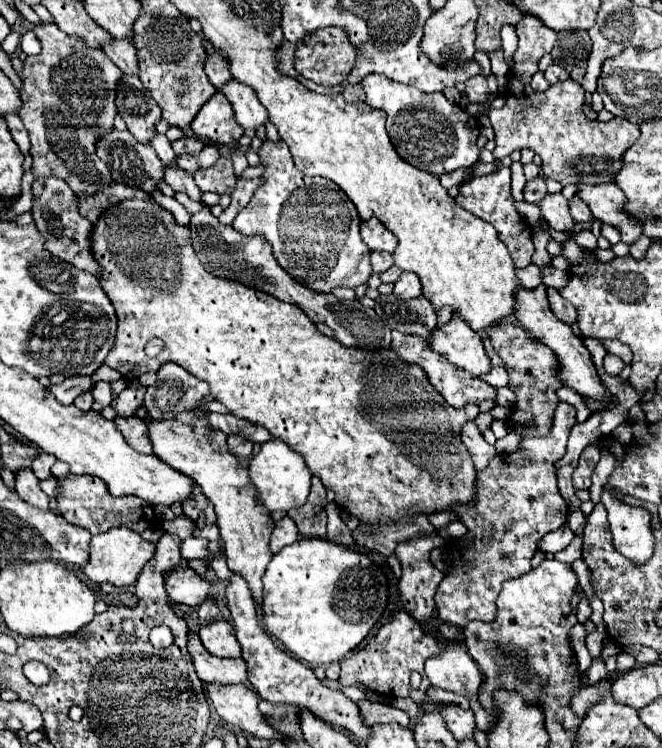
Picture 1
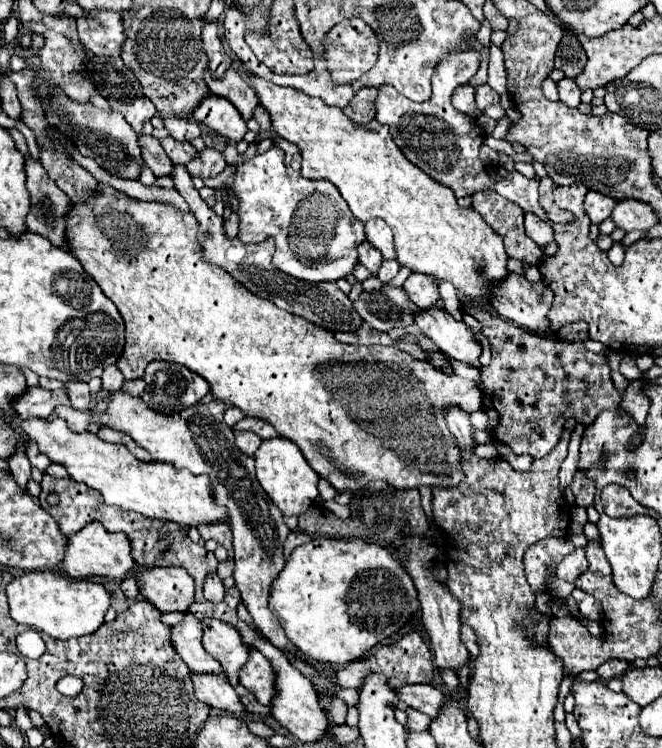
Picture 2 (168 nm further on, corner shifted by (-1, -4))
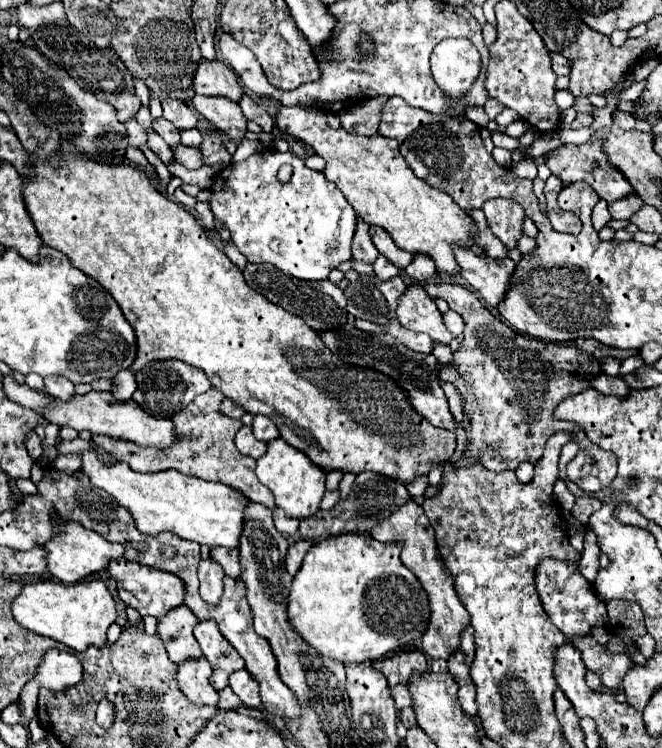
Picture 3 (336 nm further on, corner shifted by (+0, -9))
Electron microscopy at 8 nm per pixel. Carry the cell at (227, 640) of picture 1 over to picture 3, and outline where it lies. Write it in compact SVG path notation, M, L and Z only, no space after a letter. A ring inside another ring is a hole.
M212 620L198 622L198 626L194 628L194 636L196 636L196 640L198 640L200 648L202 648L204 658L212 666L210 684L216 690L226 688L228 686L228 676L232 672L236 672L236 670L242 670L244 660L240 658L240 654L236 654L236 650L220 634L216 622L212 622Z

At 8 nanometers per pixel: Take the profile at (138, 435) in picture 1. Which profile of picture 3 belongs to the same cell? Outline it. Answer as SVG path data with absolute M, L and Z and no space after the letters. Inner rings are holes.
M210 388L208 392L200 394L184 412L174 414L172 422L176 424L176 442L168 448L156 448L156 446L136 446L128 440L118 440L110 436L92 436L92 440L108 450L114 458L120 462L126 462L136 472L162 472L162 470L178 470L182 474L190 474L202 480L214 480L228 484L236 490L240 490L248 500L258 502L274 510L274 496L268 488L260 484L256 478L256 460L248 458L238 452L234 446L234 434L242 428L240 420L226 418L220 414L220 402L224 400L224 394L216 388Z

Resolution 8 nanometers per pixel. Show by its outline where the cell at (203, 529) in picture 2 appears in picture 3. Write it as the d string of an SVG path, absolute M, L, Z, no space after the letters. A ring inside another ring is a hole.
M216 548L216 550L210 550L210 556L224 568L226 576L230 576L230 578L240 576L240 554L238 554L238 550Z

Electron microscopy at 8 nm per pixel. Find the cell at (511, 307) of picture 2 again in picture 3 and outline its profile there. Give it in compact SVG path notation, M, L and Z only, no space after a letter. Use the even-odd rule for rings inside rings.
M452 246L454 258L460 266L460 274L472 284L472 288L484 298L486 306L496 310L500 298L504 298L508 290L508 282L516 264L510 258L494 260L490 256L474 254L470 248Z

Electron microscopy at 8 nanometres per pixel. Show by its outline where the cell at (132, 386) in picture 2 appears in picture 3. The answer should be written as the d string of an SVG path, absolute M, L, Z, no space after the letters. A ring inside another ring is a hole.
M120 370L114 378L112 378L112 396L116 400L130 400L132 394L136 390L136 380L132 370Z

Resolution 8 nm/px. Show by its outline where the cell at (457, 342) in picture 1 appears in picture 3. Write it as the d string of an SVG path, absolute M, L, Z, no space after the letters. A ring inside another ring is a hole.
M410 284L398 300L398 322L414 332L426 332L438 344L450 344L452 334L442 322L434 300L428 296L422 284Z

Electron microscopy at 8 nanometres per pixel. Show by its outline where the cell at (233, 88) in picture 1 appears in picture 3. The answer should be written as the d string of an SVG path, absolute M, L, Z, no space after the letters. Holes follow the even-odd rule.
M206 58L196 64L196 70L192 74L192 90L202 96L226 96L234 102L238 102L244 94L230 66Z

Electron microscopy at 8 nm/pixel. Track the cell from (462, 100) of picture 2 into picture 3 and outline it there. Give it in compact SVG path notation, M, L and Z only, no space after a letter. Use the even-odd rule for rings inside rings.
M470 108L470 110L466 110L466 118L468 120L472 120L476 126L480 126L480 128L486 128L488 126L488 122L490 122L490 118L484 114L484 110L482 108Z

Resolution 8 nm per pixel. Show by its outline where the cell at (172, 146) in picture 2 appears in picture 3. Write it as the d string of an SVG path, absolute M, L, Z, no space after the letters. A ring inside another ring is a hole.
M152 118L152 126L168 144L178 144L180 142L178 128L172 126L172 122L168 122L166 118Z

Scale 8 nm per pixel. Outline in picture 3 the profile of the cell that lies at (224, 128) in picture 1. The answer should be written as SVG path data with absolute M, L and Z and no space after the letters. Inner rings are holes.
M194 96L194 108L210 120L216 128L220 128L232 140L244 138L246 134L246 118L240 106L228 98L212 98L212 96Z

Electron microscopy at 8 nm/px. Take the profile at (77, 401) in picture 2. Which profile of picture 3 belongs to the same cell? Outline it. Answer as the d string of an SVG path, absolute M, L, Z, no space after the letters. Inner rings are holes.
M56 374L46 376L44 386L46 386L46 392L52 394L54 398L70 398L74 394L74 384L64 376L56 376Z

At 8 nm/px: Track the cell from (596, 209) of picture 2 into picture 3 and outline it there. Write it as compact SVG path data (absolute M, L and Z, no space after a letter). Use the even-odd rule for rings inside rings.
M630 194L630 196L622 198L622 200L612 202L612 204L608 206L608 210L610 210L612 218L616 218L616 220L630 220L642 206L644 206L644 202L640 200L640 196Z

